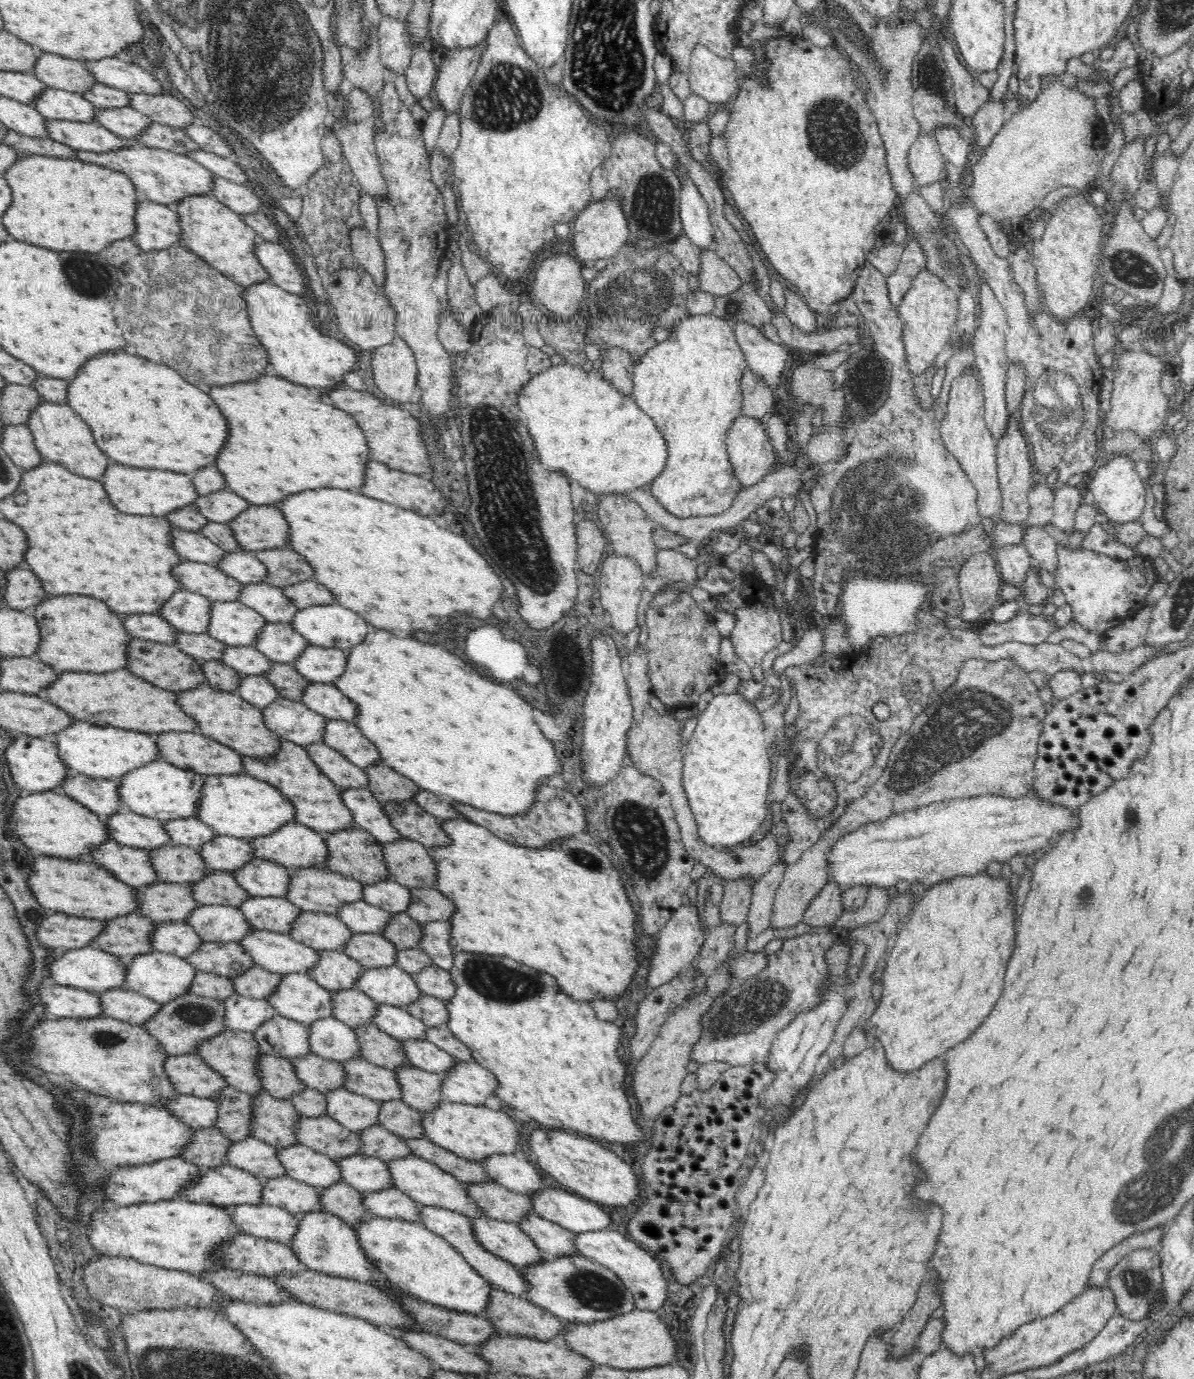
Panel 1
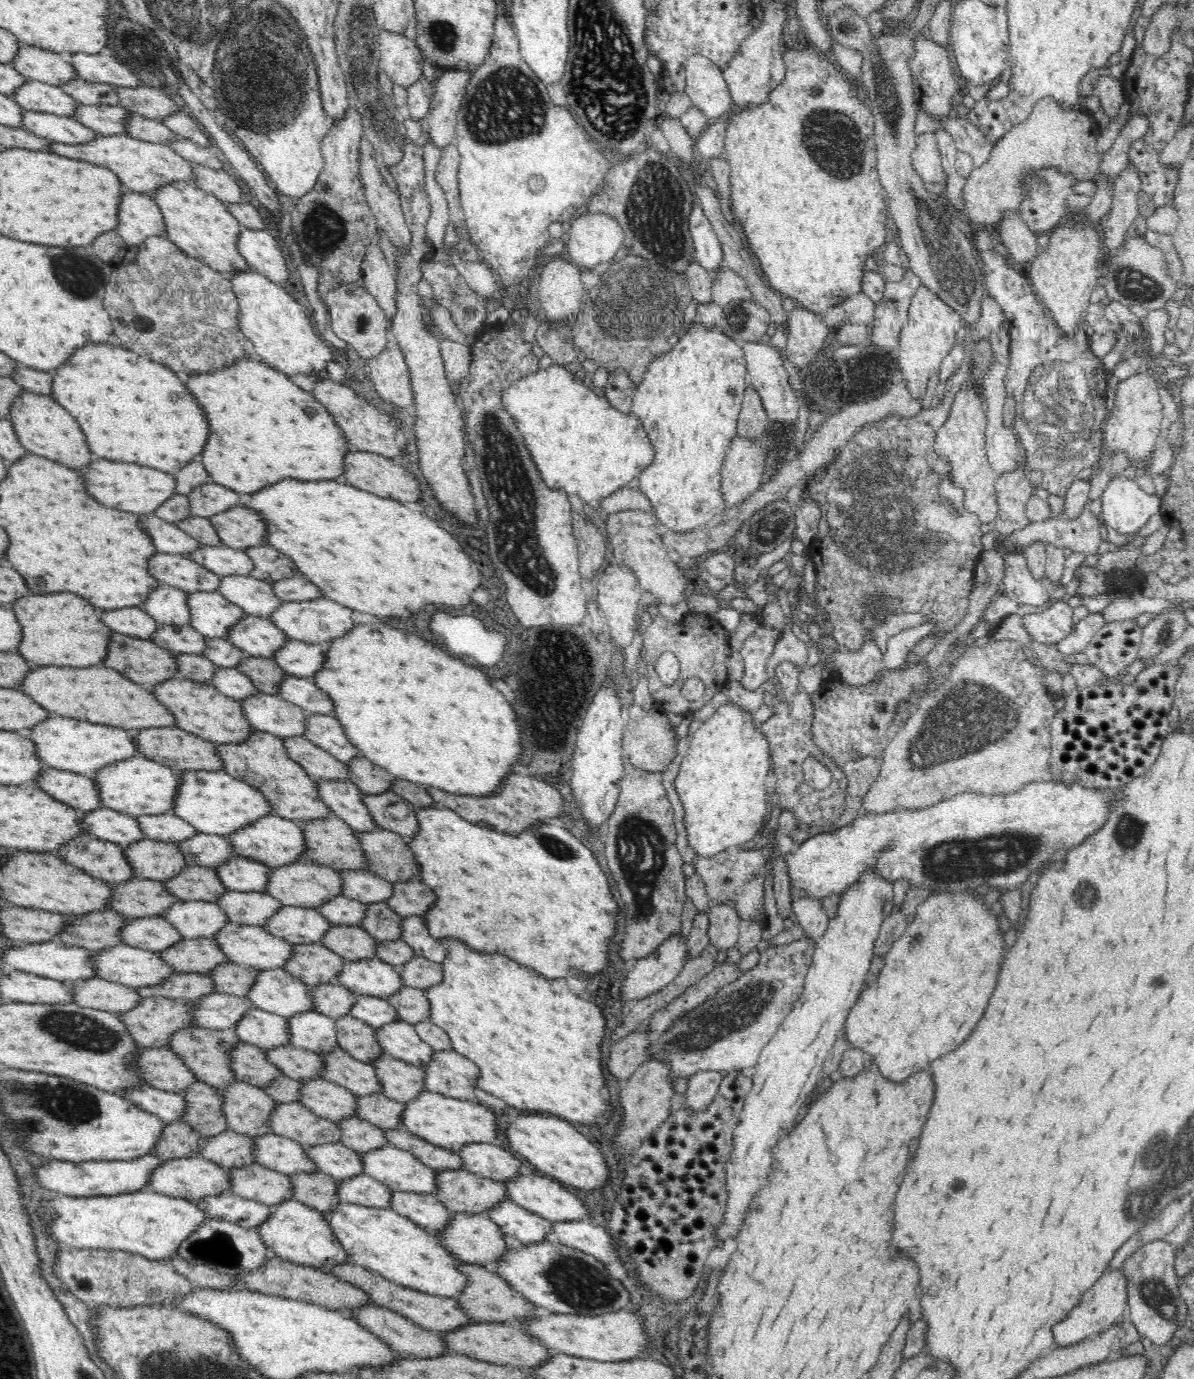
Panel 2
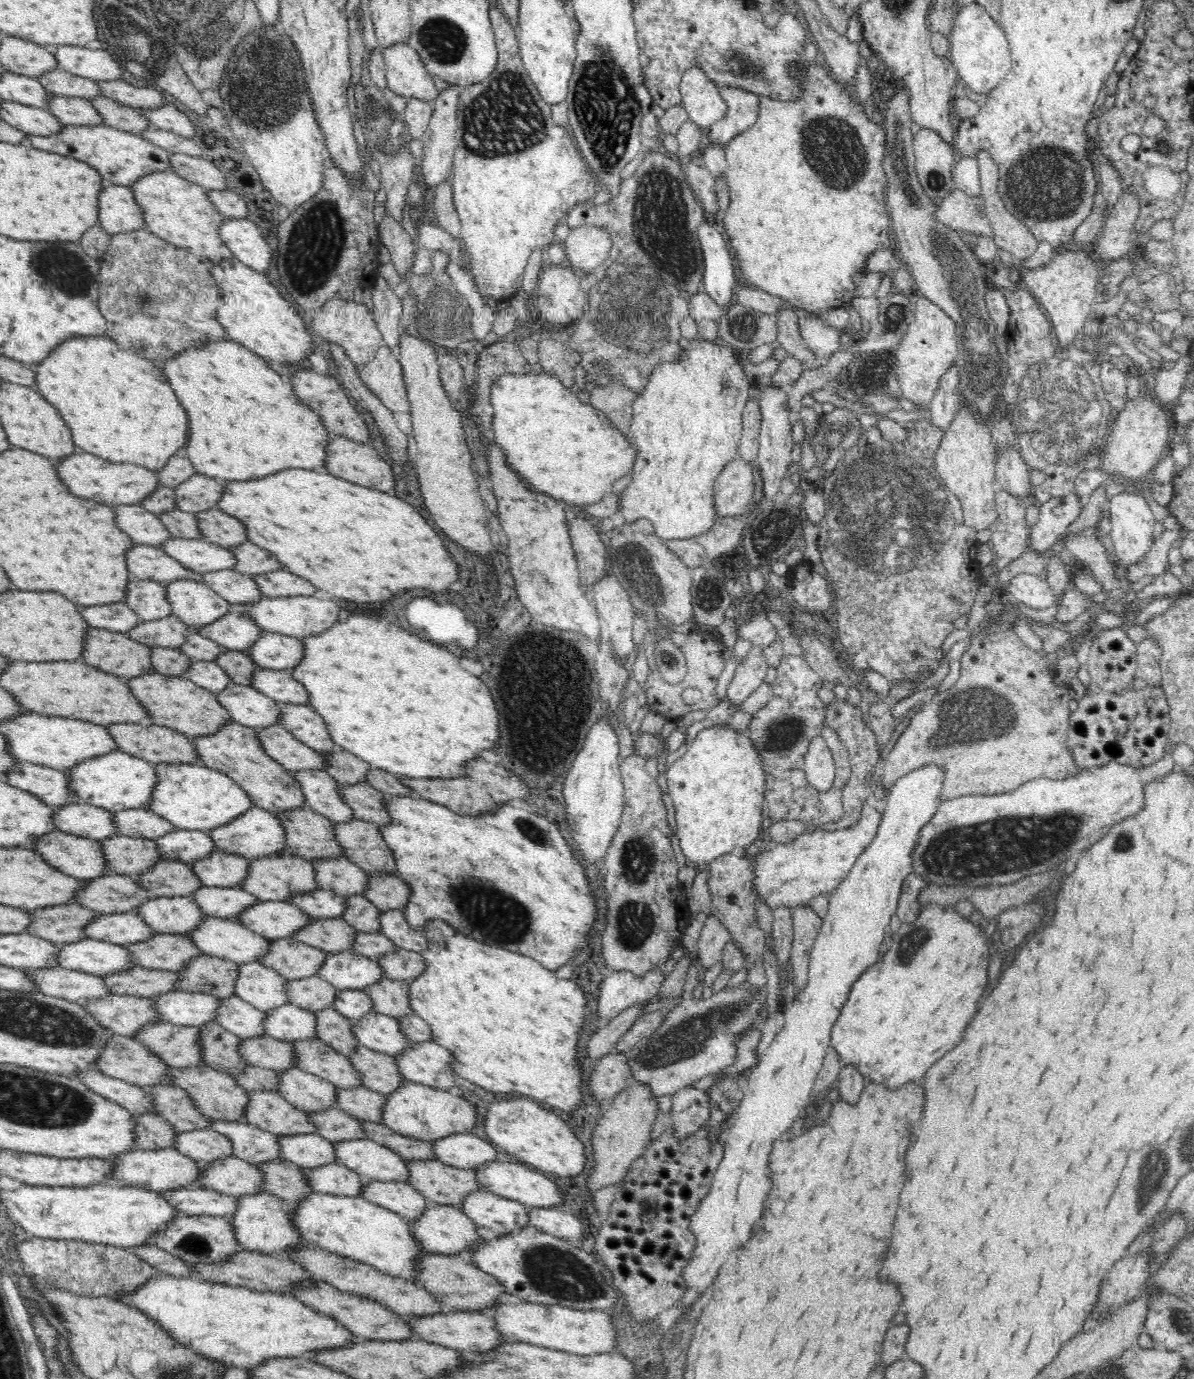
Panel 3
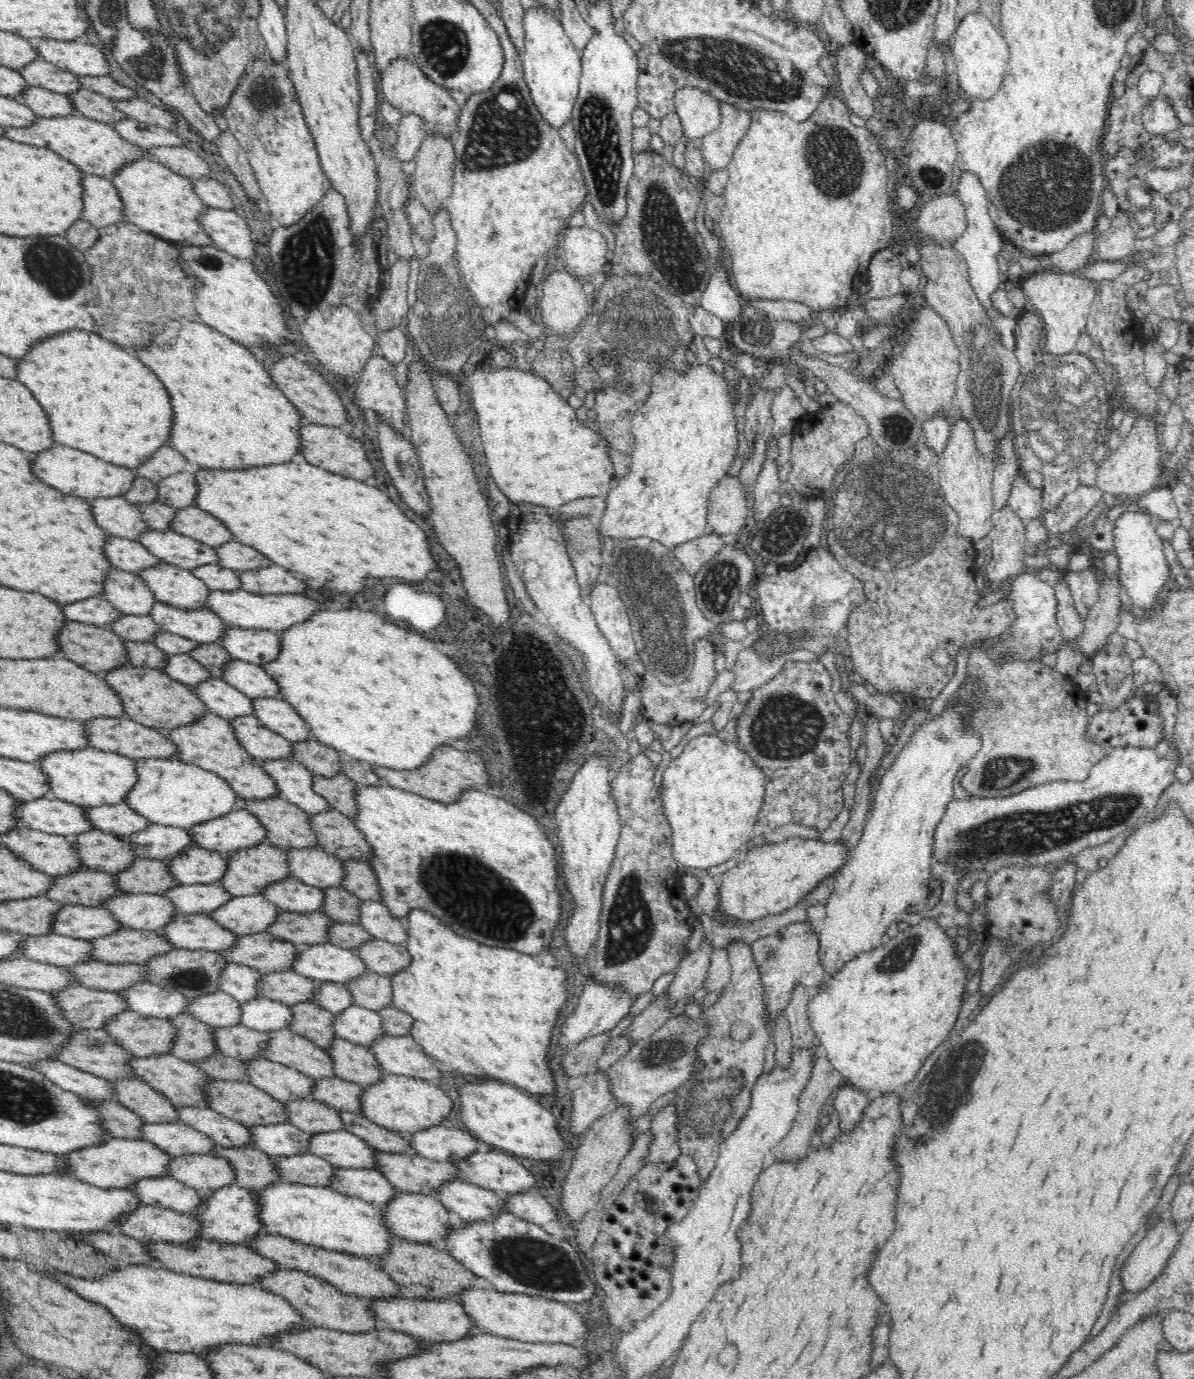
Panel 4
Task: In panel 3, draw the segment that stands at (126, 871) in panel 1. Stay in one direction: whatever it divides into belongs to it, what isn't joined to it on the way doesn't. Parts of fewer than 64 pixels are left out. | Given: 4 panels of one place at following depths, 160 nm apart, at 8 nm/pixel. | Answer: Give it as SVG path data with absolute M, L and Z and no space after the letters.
M56 829L38 836L28 848L36 851L49 866L78 880L94 879L109 874L102 847L97 840L66 834Z

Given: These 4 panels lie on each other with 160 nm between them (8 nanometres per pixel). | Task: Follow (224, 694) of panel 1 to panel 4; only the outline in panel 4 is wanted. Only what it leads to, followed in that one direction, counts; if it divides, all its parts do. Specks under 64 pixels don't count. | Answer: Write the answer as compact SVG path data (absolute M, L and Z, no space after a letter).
M128 665L118 667L111 672L100 674L100 677L114 689L114 694L120 697L124 707L123 716L134 722L166 731L194 722L208 711L208 707L198 699L196 691L192 691L184 683L172 680L162 671Z

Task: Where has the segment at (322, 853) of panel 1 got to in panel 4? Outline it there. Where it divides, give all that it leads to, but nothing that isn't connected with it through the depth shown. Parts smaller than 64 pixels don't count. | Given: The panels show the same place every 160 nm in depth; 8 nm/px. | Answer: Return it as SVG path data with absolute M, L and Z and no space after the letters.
M246 809L228 812L218 818L186 828L196 847L218 851L226 855L238 848L260 844L266 838L266 829Z

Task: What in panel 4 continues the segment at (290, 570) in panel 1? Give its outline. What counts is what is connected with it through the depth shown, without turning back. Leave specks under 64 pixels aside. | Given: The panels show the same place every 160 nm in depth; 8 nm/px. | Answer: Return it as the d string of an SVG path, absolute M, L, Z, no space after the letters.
M236 540L214 547L218 564L233 571L254 570L270 567L270 559L255 548Z

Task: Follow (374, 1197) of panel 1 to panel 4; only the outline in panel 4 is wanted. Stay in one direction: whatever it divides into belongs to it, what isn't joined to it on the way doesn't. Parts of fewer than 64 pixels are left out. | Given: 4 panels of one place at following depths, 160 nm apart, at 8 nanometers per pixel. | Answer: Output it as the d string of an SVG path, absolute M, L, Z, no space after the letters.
M312 1154L272 1157L278 1180L306 1186L328 1187L332 1168L326 1160Z

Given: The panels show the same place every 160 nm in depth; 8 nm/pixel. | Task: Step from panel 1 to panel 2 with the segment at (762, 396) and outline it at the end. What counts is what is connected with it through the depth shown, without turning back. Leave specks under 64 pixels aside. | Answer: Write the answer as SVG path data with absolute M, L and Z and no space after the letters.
M748 386L737 424L737 436L748 440L756 438L766 430L767 415L763 408L760 396L754 388Z

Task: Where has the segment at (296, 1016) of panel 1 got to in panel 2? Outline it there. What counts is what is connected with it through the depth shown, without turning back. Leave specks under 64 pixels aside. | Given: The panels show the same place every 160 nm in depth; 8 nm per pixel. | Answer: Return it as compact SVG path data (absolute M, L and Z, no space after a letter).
M280 968L258 969L254 984L246 994L253 1007L288 1019L307 1011L315 1011L308 985Z

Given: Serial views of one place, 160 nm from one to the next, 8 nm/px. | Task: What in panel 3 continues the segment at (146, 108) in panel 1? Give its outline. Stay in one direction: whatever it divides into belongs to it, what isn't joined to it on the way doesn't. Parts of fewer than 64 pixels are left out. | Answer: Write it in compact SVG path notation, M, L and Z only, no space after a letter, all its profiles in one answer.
M122 80L96 81L100 94L115 100L117 103L135 109L156 108L164 103L162 93L154 86L138 88Z

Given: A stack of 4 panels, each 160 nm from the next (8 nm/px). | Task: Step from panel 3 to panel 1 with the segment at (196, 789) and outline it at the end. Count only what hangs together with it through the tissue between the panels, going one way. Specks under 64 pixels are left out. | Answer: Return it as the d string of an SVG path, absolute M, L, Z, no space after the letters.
M244 772L239 775L204 775L204 784L200 788L200 798L196 802L194 817L214 829L222 836L234 836L241 839L266 836L272 830L278 830L282 824L294 819L292 803L271 784L256 780Z

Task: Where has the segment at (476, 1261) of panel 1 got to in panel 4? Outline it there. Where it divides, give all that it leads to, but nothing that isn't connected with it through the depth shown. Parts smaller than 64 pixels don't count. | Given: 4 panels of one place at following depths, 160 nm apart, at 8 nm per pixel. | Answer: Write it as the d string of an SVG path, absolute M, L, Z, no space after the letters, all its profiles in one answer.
M333 1166L328 1186L340 1194L379 1206L388 1204L388 1200L398 1192L380 1171L372 1168Z

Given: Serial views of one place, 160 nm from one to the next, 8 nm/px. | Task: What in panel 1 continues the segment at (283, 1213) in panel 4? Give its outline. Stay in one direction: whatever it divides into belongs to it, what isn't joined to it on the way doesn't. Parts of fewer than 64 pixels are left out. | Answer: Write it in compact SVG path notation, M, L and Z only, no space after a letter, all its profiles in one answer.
M369 1215L364 1220L356 1222L352 1229L356 1231L358 1245L366 1253L368 1261L380 1269L386 1275L386 1280L400 1292L436 1306L483 1316L482 1312L490 1296L490 1282L480 1276L445 1238L430 1232L422 1222L408 1222L402 1219Z

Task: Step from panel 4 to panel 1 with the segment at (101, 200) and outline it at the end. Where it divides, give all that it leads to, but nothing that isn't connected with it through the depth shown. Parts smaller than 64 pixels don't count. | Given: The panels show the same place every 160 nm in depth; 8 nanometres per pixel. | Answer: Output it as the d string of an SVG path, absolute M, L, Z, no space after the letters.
M148 199L137 200L134 225L136 232L132 240L142 251L162 250L180 241L178 213L169 205Z

